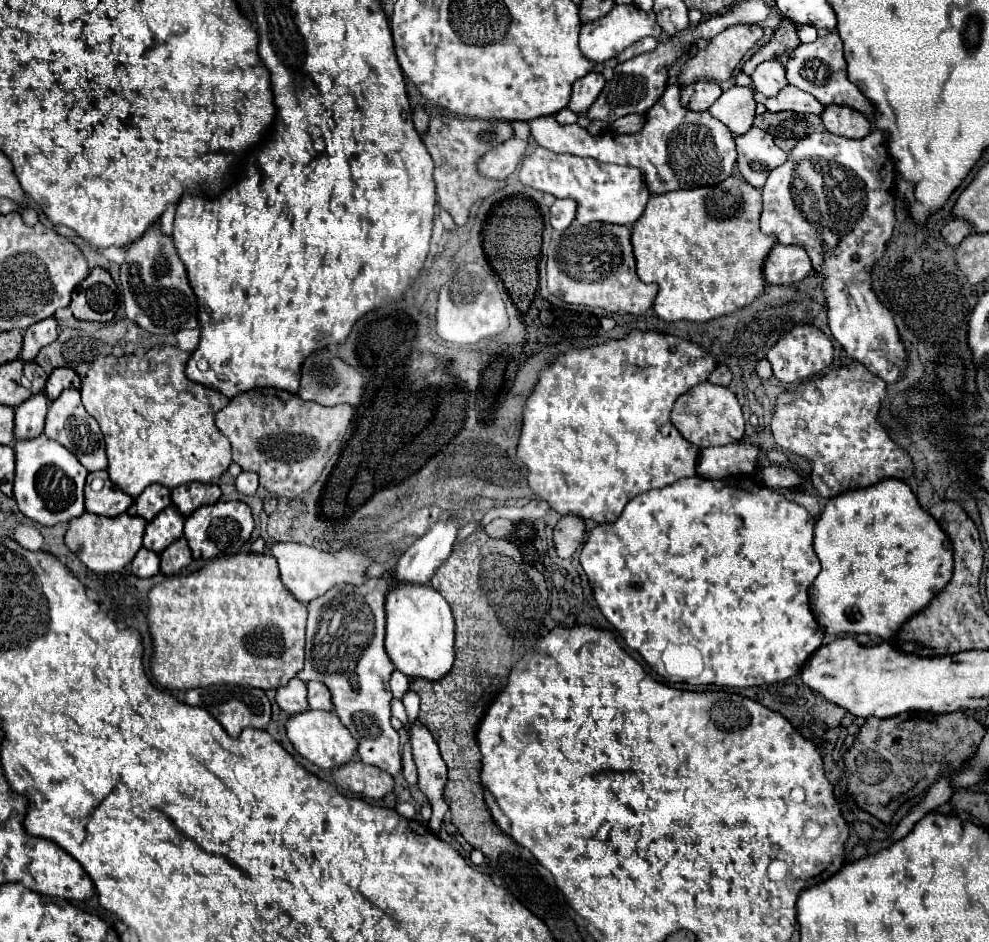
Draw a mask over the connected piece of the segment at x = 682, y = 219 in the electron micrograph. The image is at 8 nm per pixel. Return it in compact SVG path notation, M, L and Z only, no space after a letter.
M731 176L715 186L651 196L643 216L633 224L633 254L637 260L637 276L643 282L655 282L659 286L655 314L665 322L709 322L755 302L767 286L763 276L765 258L777 244L775 236L759 230L759 218L761 192L743 178Z

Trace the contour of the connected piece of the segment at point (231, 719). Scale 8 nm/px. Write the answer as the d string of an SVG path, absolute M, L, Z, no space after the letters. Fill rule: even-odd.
M211 686L211 688L197 688L197 690L189 690L185 694L185 702L189 706L199 706L205 708L207 712L211 712L217 722L227 730L229 736L237 738L243 728L265 728L271 720L271 702L265 696L263 690L257 688L247 688L247 686Z

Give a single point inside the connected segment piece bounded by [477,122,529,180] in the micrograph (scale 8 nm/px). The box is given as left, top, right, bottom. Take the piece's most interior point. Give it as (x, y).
(497, 164)

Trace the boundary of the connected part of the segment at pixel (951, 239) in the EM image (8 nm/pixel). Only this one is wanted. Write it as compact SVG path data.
M951 220L947 226L941 230L941 238L947 246L957 246L967 234L971 232L971 226L963 220Z

